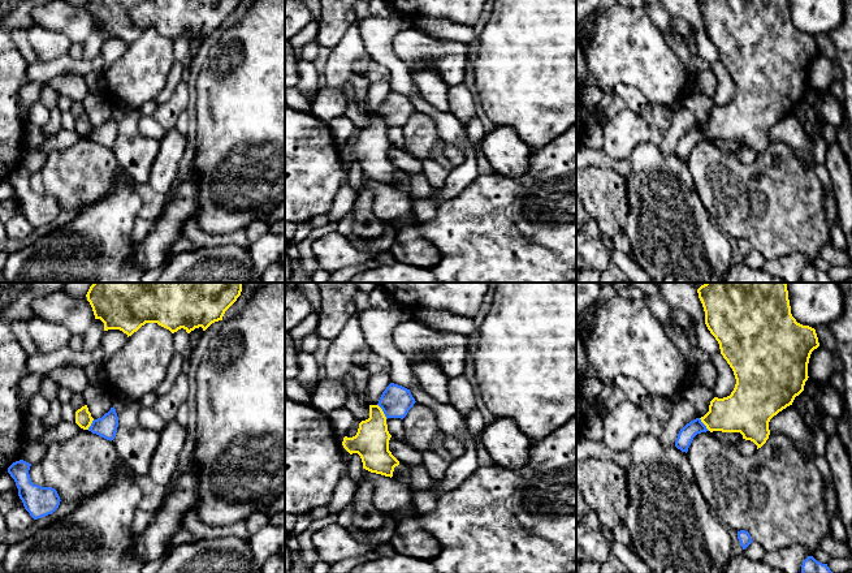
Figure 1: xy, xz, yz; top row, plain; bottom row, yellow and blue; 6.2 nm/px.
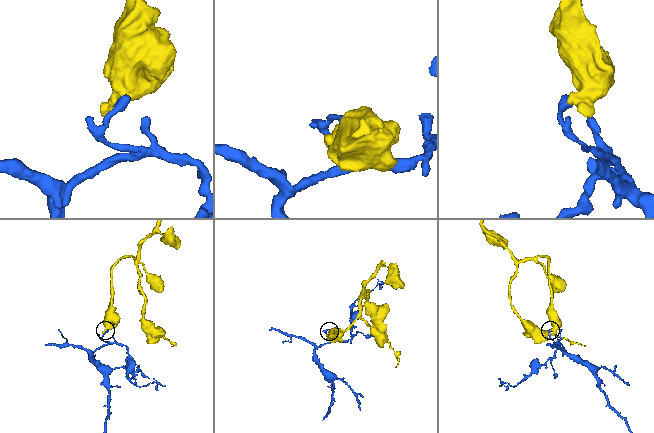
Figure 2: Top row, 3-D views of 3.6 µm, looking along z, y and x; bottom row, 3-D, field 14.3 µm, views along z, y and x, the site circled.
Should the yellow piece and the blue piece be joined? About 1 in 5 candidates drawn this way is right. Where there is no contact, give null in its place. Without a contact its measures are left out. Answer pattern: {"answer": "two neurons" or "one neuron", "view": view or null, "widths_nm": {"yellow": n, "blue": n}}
{"answer": "two neurons", "view": "xz", "widths_nm": {"yellow": 220, "blue": 200}}

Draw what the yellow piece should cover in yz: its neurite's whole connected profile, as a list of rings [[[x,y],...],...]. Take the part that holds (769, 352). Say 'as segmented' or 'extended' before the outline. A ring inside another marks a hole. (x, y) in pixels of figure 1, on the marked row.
as segmented; [[[705,283],[697,289],[705,311],[705,324],[719,344],[721,354],[734,371],[736,384],[730,396],[710,401],[709,412],[701,417],[706,428],[722,432],[740,432],[761,448],[769,439],[769,422],[792,405],[808,380],[810,354],[819,346],[816,329],[796,322],[791,314],[786,283]]]

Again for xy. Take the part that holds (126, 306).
as segmented; [[[94,283],[86,297],[95,319],[104,323],[104,331],[120,329],[131,336],[146,323],[157,323],[172,333],[183,328],[187,333],[202,327],[206,331],[212,323],[222,320],[225,311],[237,301],[242,283]]]

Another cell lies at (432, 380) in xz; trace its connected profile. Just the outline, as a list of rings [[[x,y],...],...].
[[[419,358],[411,363],[414,375],[420,388],[441,404],[449,404],[446,384],[449,378],[432,358]]]

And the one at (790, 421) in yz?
[[[793,405],[774,415],[769,422],[769,430],[784,434],[799,449],[810,453],[814,458],[825,457],[829,436],[822,430],[813,432]]]

